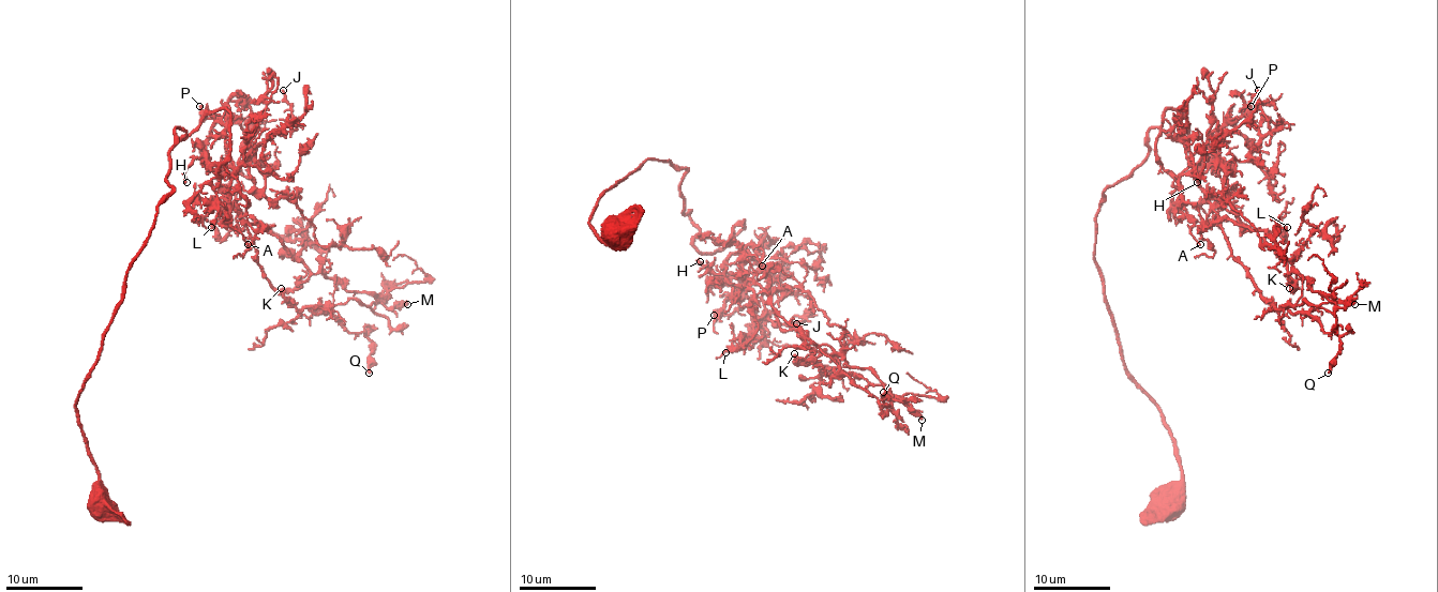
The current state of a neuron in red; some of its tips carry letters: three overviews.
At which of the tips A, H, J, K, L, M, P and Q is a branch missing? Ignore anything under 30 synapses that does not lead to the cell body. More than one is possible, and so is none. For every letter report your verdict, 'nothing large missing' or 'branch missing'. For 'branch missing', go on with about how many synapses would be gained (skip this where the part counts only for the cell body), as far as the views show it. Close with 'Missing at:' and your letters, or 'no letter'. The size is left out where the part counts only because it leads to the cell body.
A: nothing large missing
H: nothing large missing
J: nothing large missing
K: nothing large missing
L: nothing large missing
M: nothing large missing
P: nothing large missing
Q: nothing large missing
Missing at: no letter

